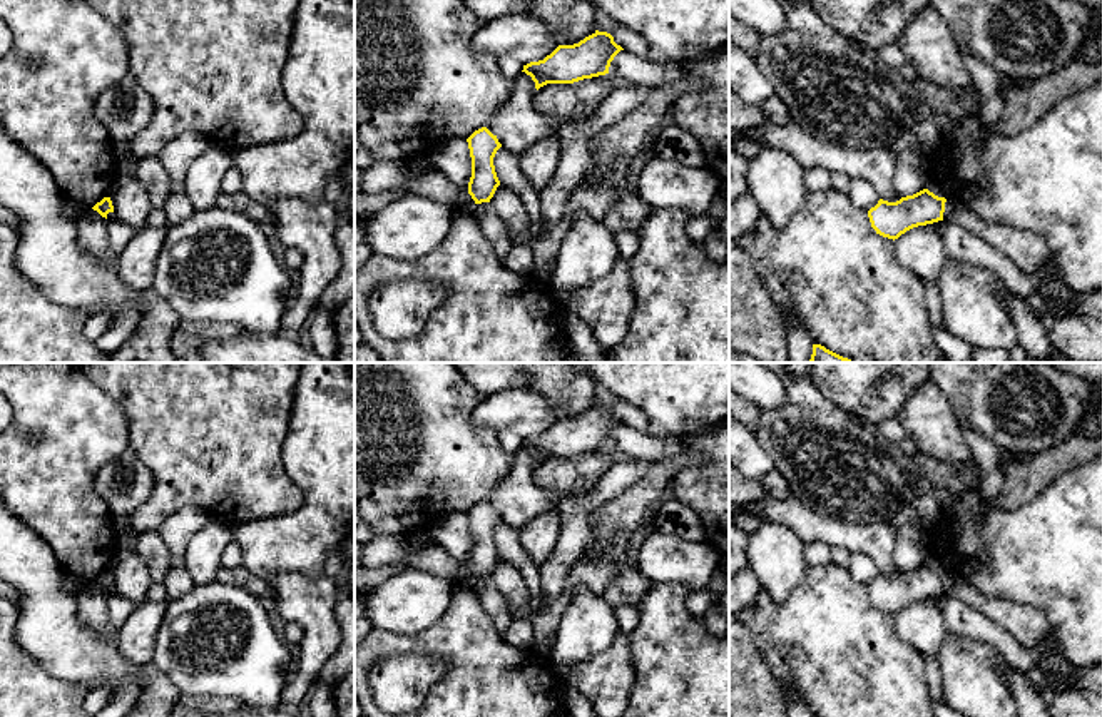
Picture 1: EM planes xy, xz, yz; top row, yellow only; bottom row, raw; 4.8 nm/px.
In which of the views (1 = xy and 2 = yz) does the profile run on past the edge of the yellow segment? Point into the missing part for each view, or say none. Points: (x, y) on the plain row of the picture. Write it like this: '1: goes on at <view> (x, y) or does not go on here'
1: does not go on here
2: does not go on here

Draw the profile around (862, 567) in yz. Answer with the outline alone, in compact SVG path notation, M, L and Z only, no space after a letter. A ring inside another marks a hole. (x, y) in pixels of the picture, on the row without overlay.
M863 552L851 553L848 572L858 583L865 587L875 582L880 575L875 560Z

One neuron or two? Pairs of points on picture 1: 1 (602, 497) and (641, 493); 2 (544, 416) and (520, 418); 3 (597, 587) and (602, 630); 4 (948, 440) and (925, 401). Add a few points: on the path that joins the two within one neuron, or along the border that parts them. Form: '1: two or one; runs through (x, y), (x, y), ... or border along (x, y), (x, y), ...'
1: two; border along (649, 470), (614, 497), (596, 515), (592, 523)
2: one; runs through (539, 416), (525, 416)
3: two; border along (602, 595), (594, 595), (577, 587), (562, 612)
4: one; runs through (938, 430), (927, 418), (927, 411)

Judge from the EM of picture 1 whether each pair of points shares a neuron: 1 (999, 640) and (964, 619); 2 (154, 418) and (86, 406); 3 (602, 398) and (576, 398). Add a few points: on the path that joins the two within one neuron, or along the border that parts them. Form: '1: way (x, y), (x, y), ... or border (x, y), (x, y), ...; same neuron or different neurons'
1: way (990, 632), (972, 624); same neuron
2: border (96, 385), (121, 406), (129, 447); different neurons
3: border (592, 380), (596, 403); different neurons

